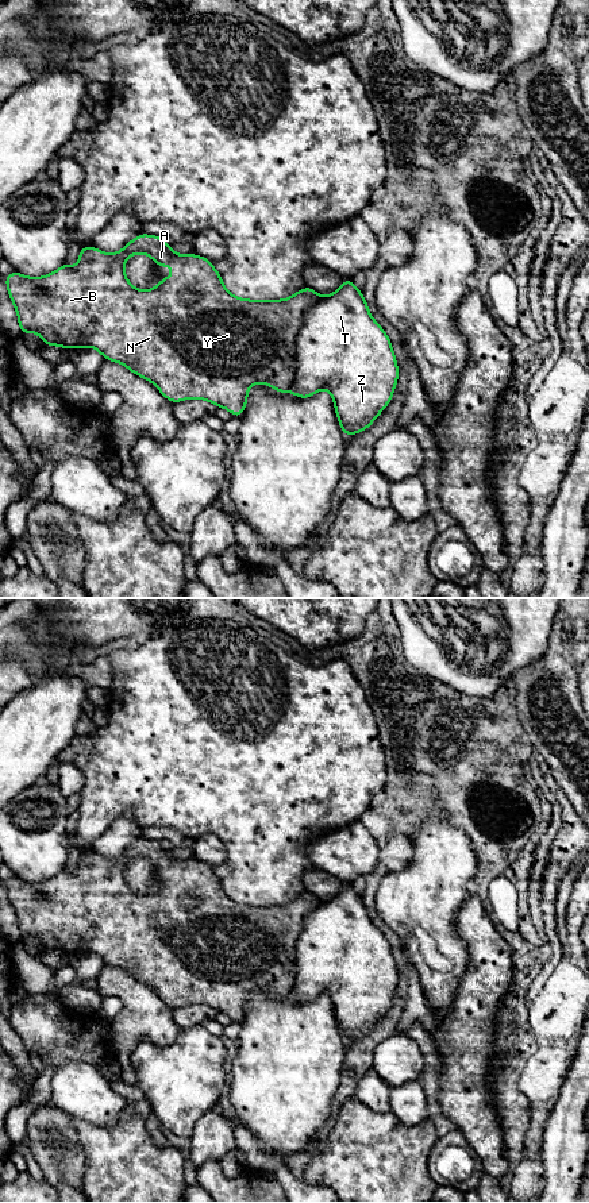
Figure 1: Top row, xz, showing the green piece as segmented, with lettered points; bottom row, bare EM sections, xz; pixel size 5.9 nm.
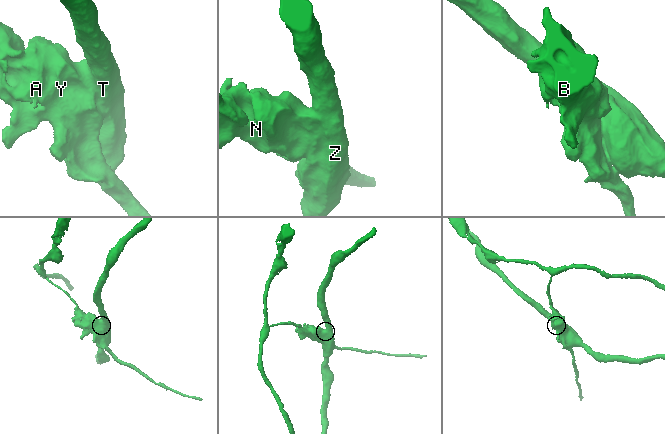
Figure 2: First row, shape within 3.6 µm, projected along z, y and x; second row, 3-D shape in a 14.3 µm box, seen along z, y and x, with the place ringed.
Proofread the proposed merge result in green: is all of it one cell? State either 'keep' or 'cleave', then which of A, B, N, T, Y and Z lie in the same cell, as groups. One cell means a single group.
cleave | A B N Y / T Z

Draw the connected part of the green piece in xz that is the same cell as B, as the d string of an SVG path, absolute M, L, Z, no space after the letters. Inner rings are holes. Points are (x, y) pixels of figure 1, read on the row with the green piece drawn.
M139 234L113 254L82 246L76 267L65 262L46 277L24 277L12 271L5 275L5 285L16 309L20 335L35 332L45 346L68 350L93 347L104 359L122 363L134 374L149 379L173 404L200 398L230 410L235 417L243 415L251 385L267 383L280 393L290 390L299 329L305 312L320 298L320 294L308 286L285 300L238 298L224 288L222 274L209 259L196 254L180 255L163 238L146 234ZM134 254L151 257L157 266L172 266L173 275L162 278L153 289L134 288L124 273L126 261Z

